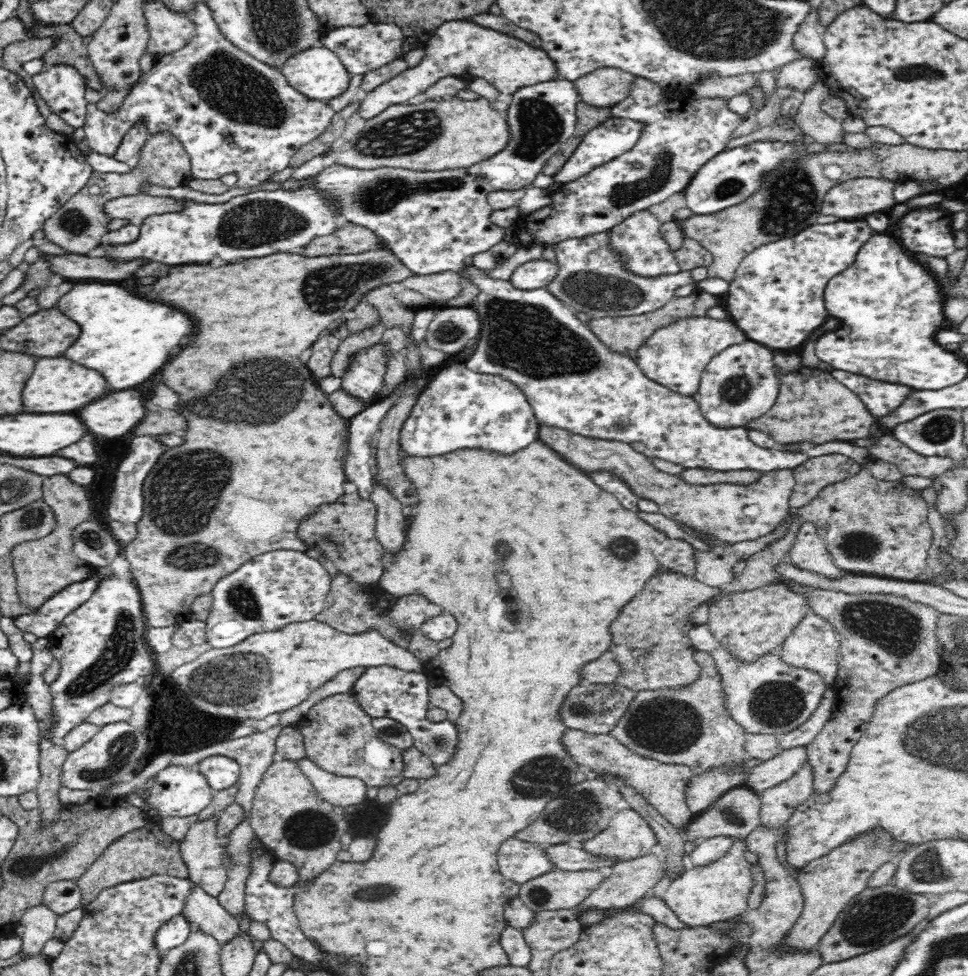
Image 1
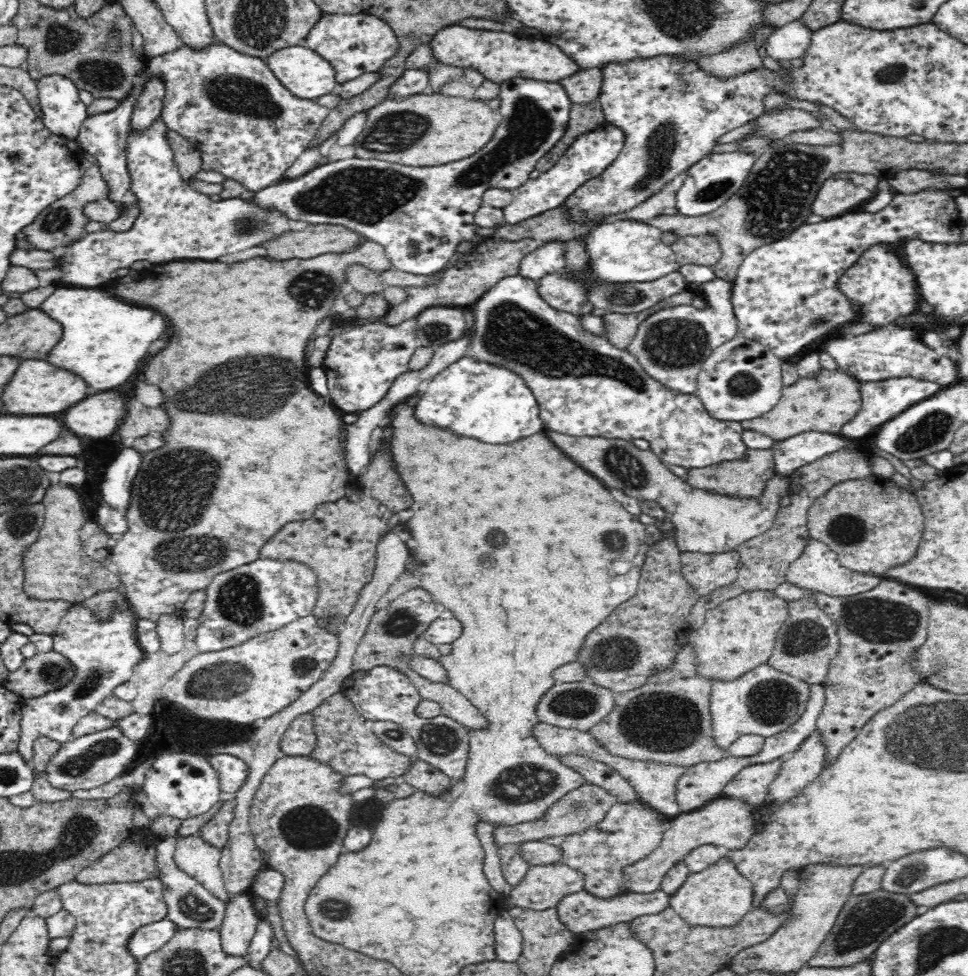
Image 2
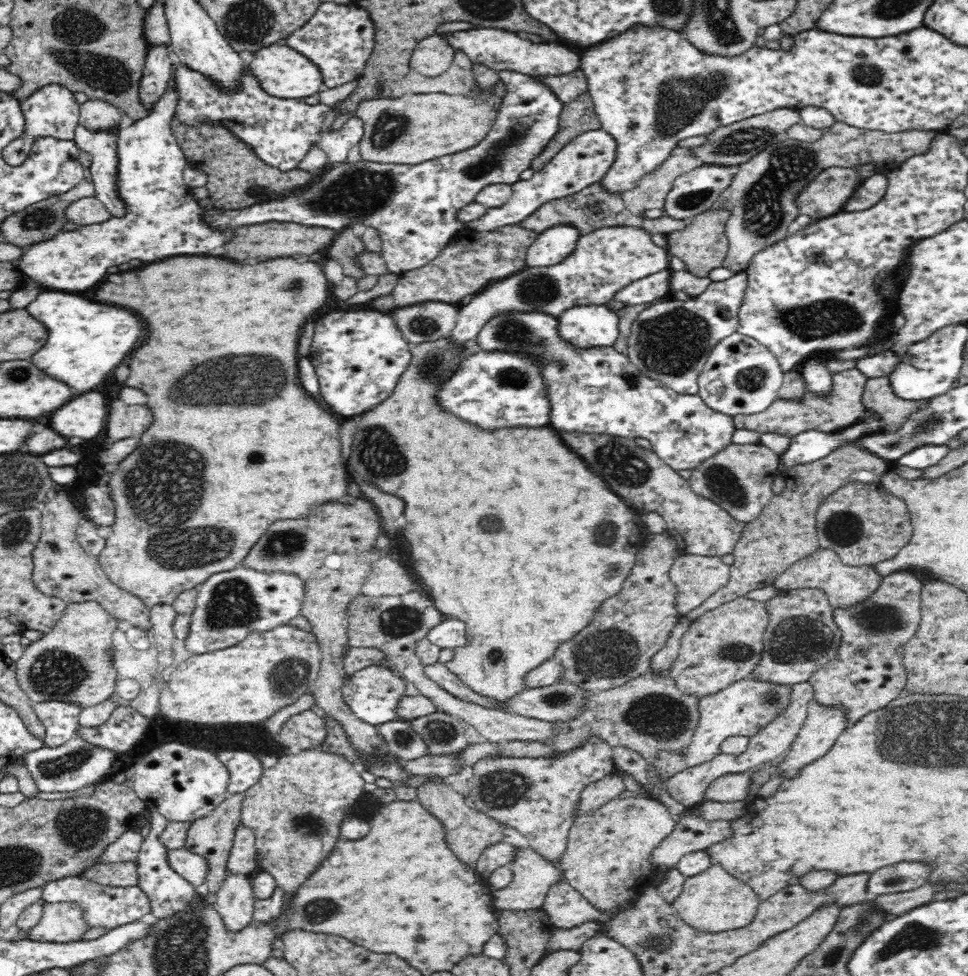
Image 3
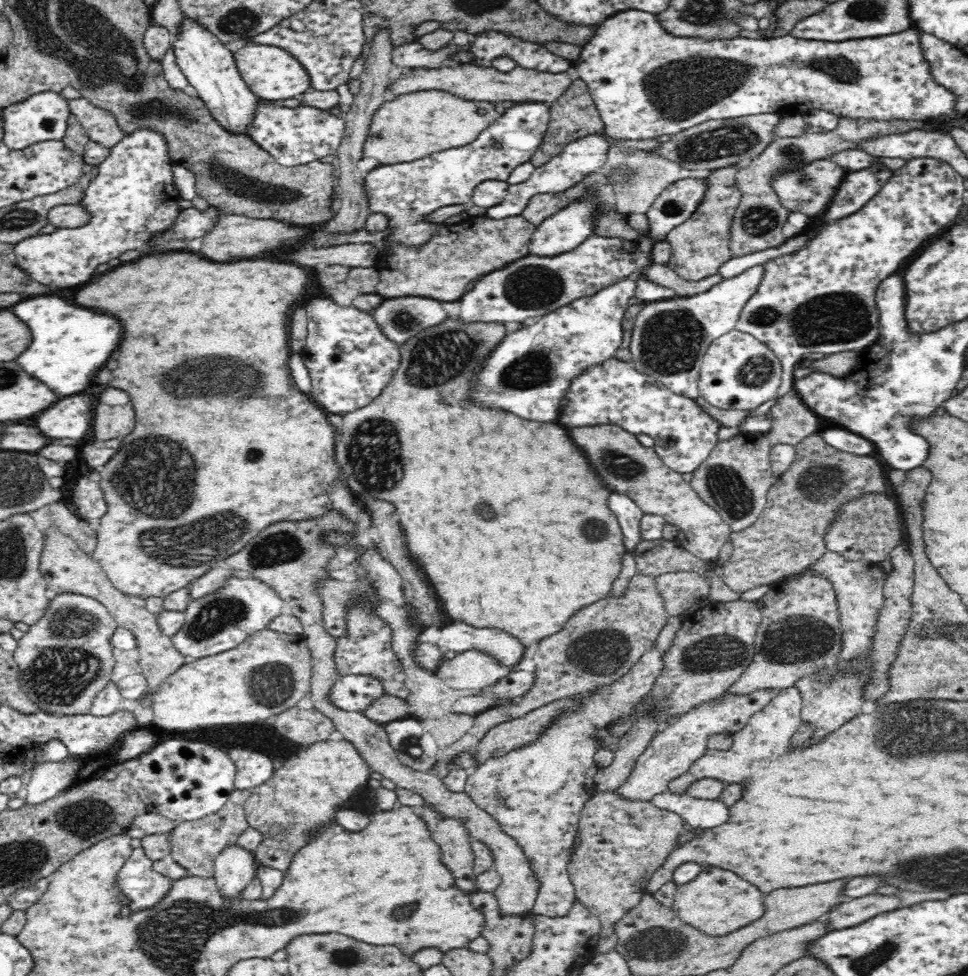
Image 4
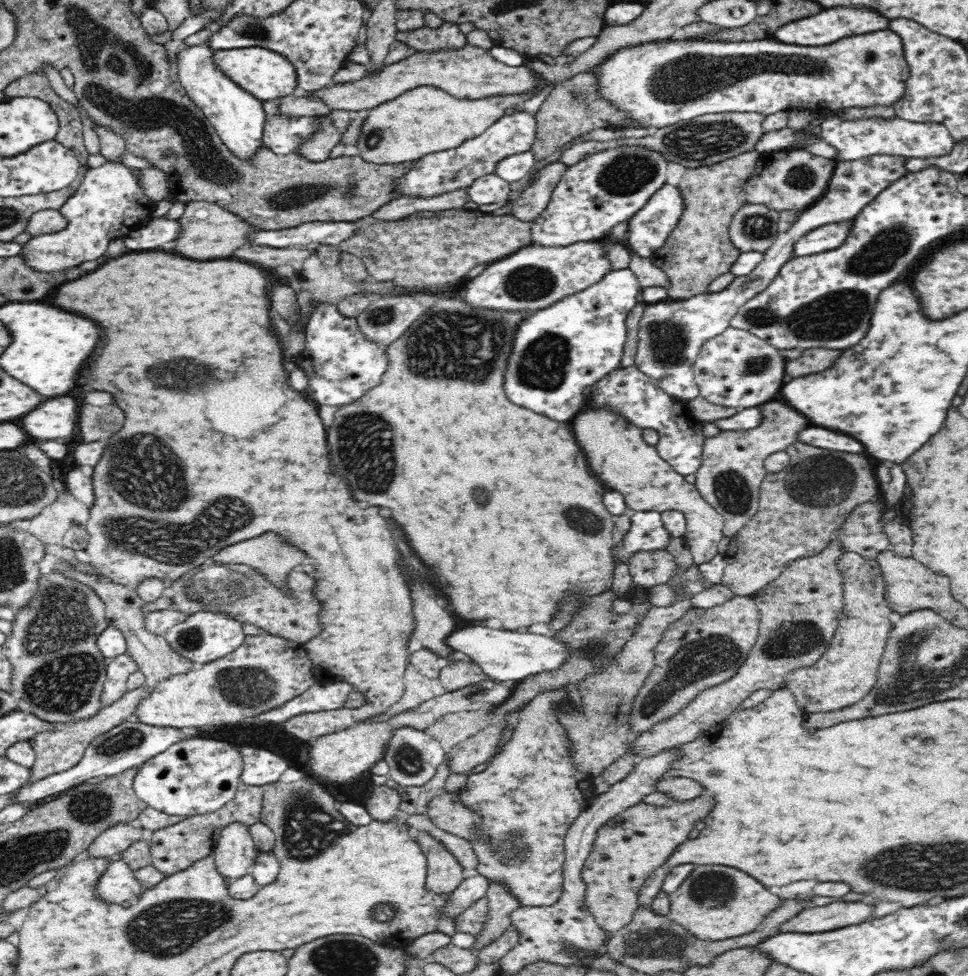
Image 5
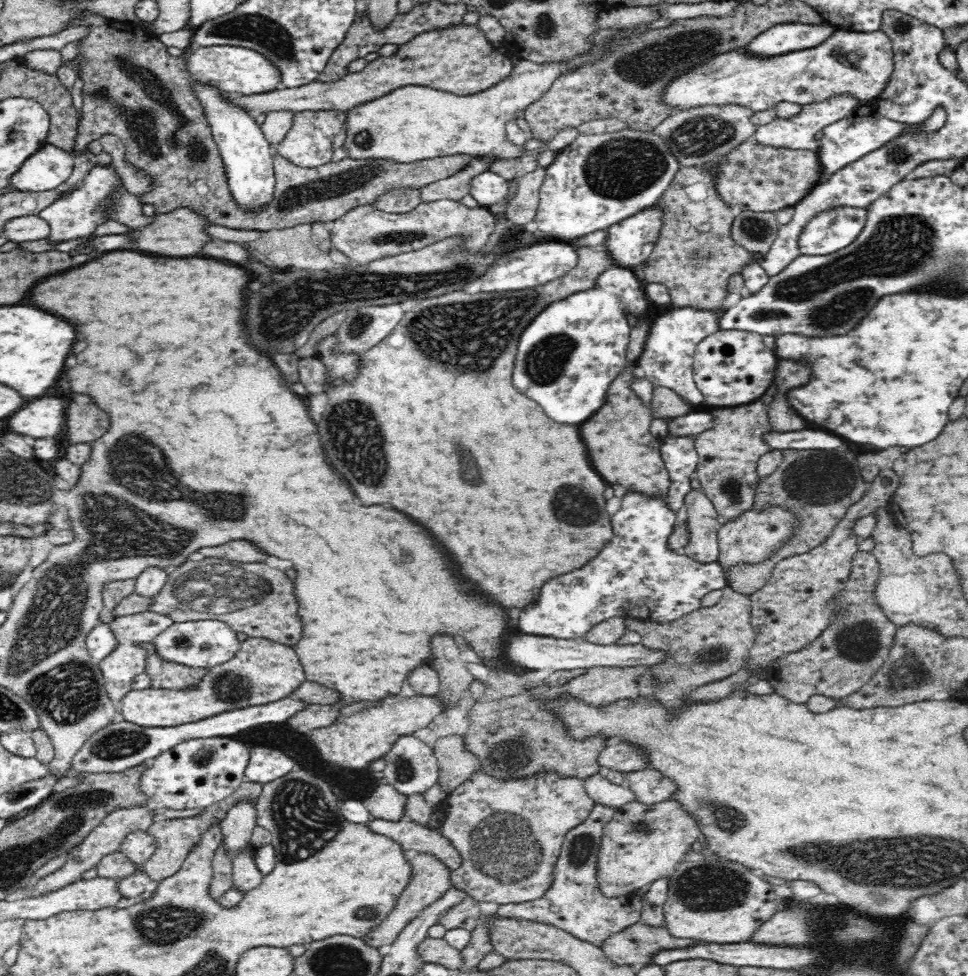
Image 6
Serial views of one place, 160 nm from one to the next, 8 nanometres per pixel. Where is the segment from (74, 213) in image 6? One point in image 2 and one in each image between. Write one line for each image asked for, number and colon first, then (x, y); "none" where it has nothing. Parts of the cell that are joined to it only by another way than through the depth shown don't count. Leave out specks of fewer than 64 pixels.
2: (175, 223)
3: (164, 219)
4: (133, 197)
5: (110, 202)

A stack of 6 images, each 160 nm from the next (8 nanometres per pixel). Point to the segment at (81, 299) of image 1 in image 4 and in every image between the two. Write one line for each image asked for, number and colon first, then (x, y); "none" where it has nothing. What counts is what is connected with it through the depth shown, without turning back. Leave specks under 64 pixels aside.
2: (105, 341)
3: (87, 339)
4: (70, 343)

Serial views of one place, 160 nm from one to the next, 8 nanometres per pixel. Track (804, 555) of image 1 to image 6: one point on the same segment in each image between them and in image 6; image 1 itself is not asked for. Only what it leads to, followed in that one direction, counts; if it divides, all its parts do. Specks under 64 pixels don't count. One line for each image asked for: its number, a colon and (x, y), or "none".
2: (818, 569)
3: (844, 585)
4: (858, 585)
5: (848, 670)
6: (844, 658)

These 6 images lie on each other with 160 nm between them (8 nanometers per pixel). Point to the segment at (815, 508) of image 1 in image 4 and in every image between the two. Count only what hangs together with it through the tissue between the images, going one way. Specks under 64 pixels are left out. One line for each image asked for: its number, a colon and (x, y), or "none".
2: (873, 526)
3: (864, 524)
4: (867, 528)

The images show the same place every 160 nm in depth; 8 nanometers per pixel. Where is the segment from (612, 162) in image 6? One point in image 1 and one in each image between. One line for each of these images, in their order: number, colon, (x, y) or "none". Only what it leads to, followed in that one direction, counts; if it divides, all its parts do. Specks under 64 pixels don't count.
1: (535, 274)
2: (549, 259)
3: (551, 247)
4: (566, 230)
5: (611, 186)

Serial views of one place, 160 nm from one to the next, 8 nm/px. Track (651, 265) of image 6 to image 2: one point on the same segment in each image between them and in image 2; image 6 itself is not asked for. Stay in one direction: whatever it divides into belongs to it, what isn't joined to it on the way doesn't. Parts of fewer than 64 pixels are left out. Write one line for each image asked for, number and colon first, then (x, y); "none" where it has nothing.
2: (704, 250)
3: (703, 246)
4: (699, 246)
5: (698, 251)

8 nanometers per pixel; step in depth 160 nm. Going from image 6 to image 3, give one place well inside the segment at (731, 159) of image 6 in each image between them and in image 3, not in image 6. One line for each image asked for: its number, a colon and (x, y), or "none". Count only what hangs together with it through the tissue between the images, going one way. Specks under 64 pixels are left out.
3: (827, 194)
4: (810, 190)
5: (796, 179)

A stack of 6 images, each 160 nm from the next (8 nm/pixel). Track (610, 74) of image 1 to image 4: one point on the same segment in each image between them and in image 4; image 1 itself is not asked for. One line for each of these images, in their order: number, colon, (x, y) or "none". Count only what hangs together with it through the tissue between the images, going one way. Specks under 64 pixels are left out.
2: (583, 87)
3: (570, 87)
4: (471, 82)

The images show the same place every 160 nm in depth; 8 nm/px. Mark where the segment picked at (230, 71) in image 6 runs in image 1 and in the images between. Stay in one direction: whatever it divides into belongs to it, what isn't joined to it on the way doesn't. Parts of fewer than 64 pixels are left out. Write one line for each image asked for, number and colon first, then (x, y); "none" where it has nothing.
1: (318, 73)
2: (305, 73)
3: (283, 72)
4: (271, 73)
5: (267, 75)

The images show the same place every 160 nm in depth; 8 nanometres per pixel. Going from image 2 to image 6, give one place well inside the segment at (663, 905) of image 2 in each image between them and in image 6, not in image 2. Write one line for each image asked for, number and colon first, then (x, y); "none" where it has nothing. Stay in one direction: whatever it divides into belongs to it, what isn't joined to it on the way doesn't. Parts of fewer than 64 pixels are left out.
3: (567, 908)
4: (536, 793)
5: (529, 794)
6: (511, 830)

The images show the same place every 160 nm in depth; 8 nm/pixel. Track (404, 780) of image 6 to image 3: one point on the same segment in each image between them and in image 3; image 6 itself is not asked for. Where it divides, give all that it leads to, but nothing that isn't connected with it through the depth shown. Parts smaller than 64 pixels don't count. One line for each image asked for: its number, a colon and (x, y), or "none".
3: (401, 739)
4: (417, 749)
5: (413, 756)

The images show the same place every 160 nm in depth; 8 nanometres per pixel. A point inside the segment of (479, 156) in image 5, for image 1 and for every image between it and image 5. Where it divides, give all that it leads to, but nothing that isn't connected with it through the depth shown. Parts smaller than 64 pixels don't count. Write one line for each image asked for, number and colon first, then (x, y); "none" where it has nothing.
1: (434, 221)
2: (420, 215)
3: (414, 208)
4: (407, 193)

